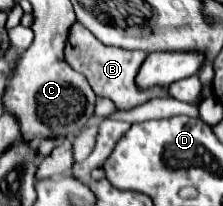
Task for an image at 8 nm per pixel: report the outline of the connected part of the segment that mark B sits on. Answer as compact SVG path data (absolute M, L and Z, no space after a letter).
M72 23L72 27L68 29L66 47L64 47L66 63L72 69L86 75L94 93L98 97L110 99L118 111L134 109L134 107L138 107L138 105L142 105L154 97L170 97L170 93L164 87L148 87L148 91L140 91L140 87L136 87L136 75L140 71L140 63L144 63L146 57L148 57L146 51L128 51L128 49L120 49L120 47L102 45L80 23Z

